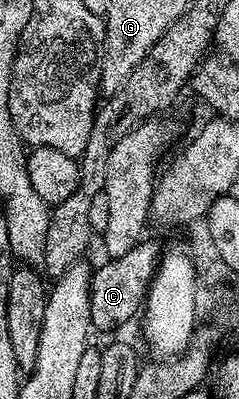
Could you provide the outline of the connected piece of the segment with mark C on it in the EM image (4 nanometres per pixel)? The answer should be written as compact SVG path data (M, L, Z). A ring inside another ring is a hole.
M141 239L140 243L134 245L126 254L105 259L105 264L93 271L90 282L90 318L93 329L101 328L102 331L108 332L111 328L141 315L144 298L156 276L162 255L159 242L148 239Z

